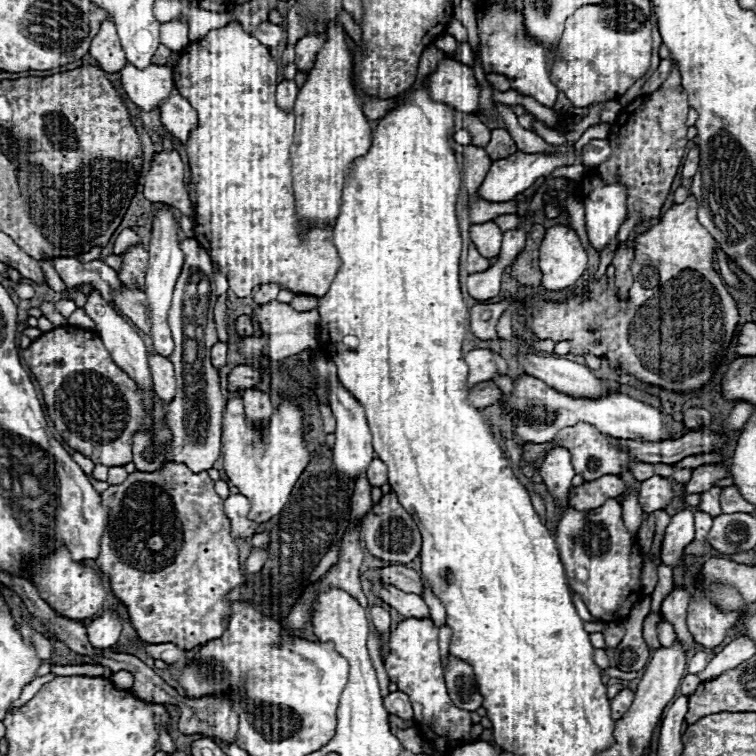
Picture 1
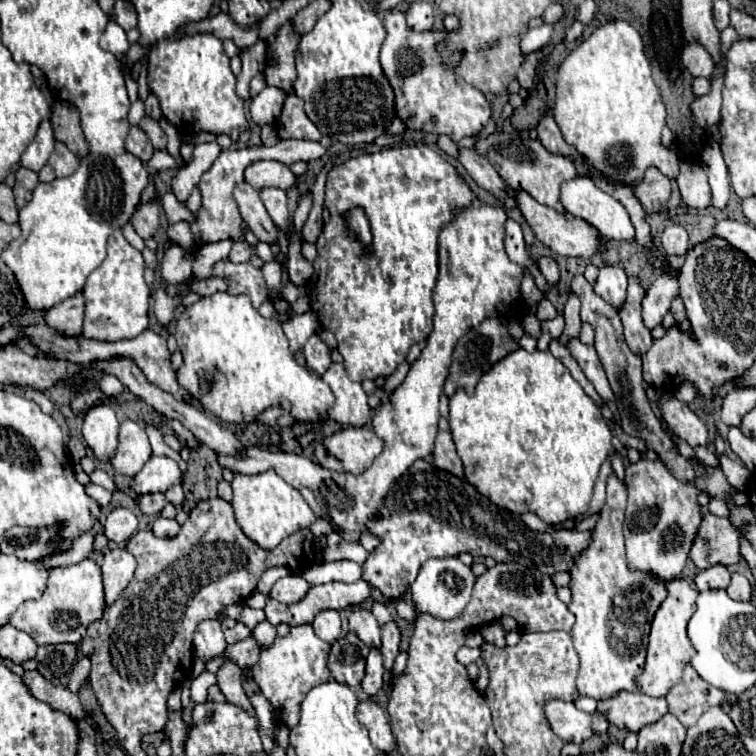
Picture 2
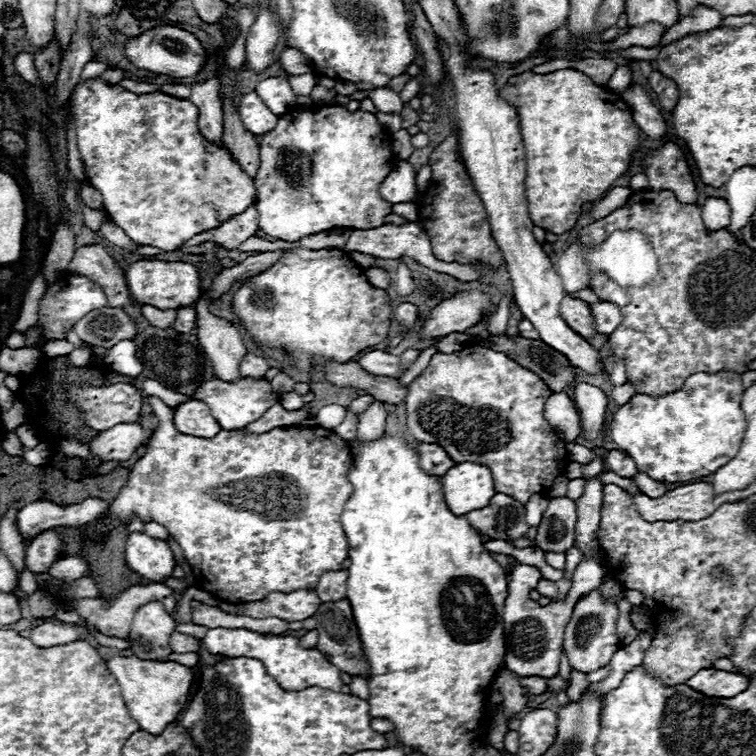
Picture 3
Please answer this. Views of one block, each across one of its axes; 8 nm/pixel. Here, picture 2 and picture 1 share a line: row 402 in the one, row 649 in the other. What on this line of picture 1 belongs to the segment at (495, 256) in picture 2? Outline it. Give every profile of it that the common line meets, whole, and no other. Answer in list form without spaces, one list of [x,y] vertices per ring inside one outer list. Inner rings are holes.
[[[406,618],[396,626],[396,630],[392,630],[388,638],[388,654],[384,658],[384,666],[390,682],[396,682],[398,690],[410,696],[414,720],[422,734],[424,726],[430,726],[428,720],[438,718],[440,714],[444,714],[444,710],[454,706],[444,684],[444,666],[438,654],[438,628],[432,624],[430,618]]]

